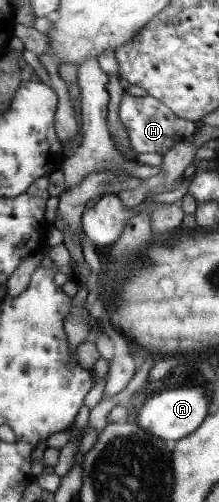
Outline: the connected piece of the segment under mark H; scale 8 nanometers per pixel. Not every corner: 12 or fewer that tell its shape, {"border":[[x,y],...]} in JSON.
{"border":[[129,96],[119,105],[130,147],[164,156],[199,129],[158,99]]}

